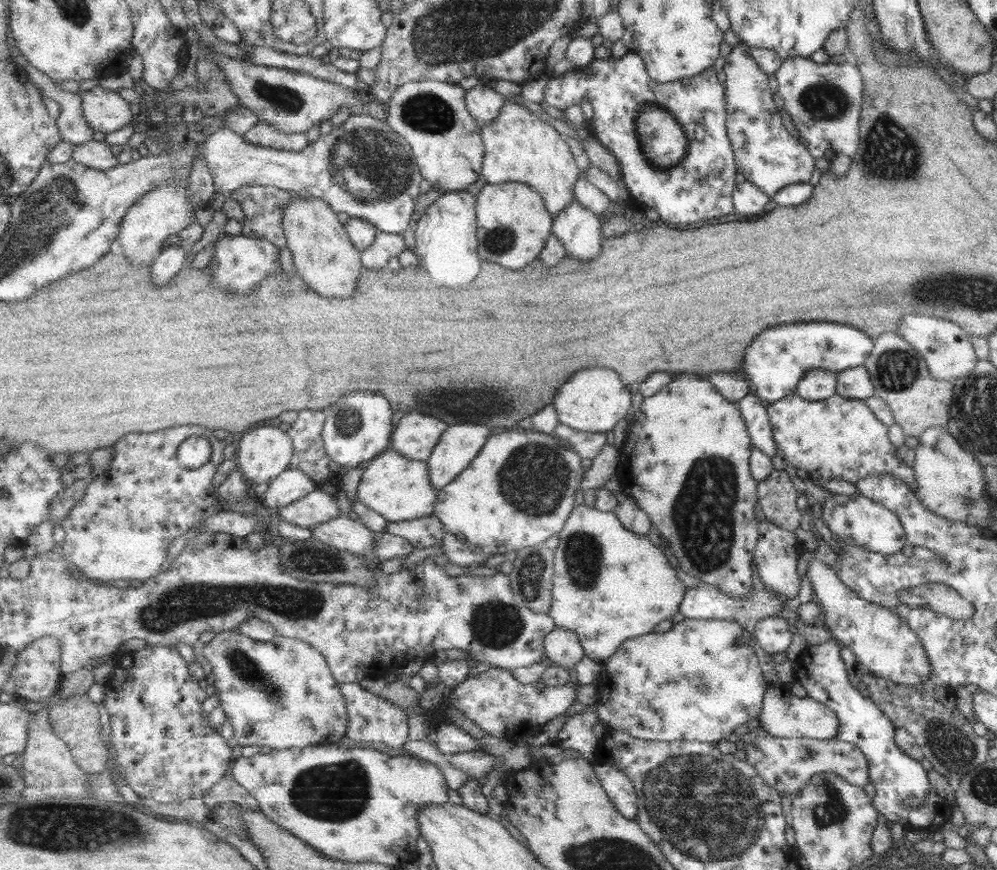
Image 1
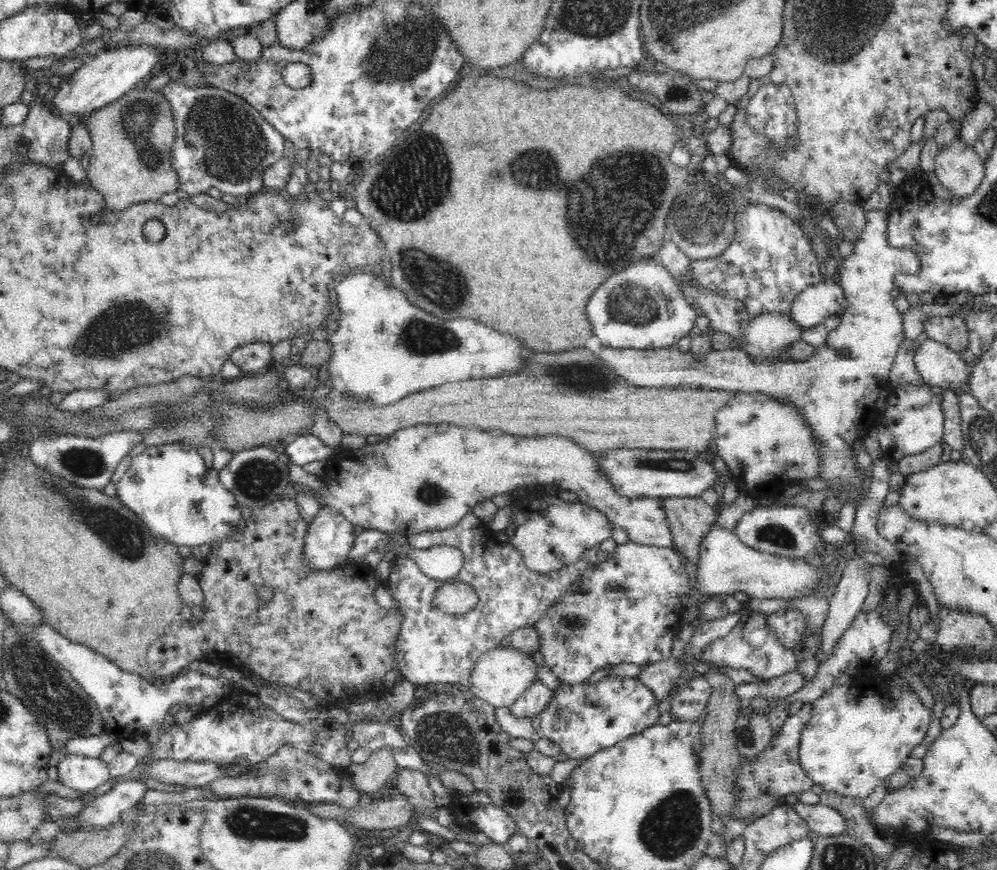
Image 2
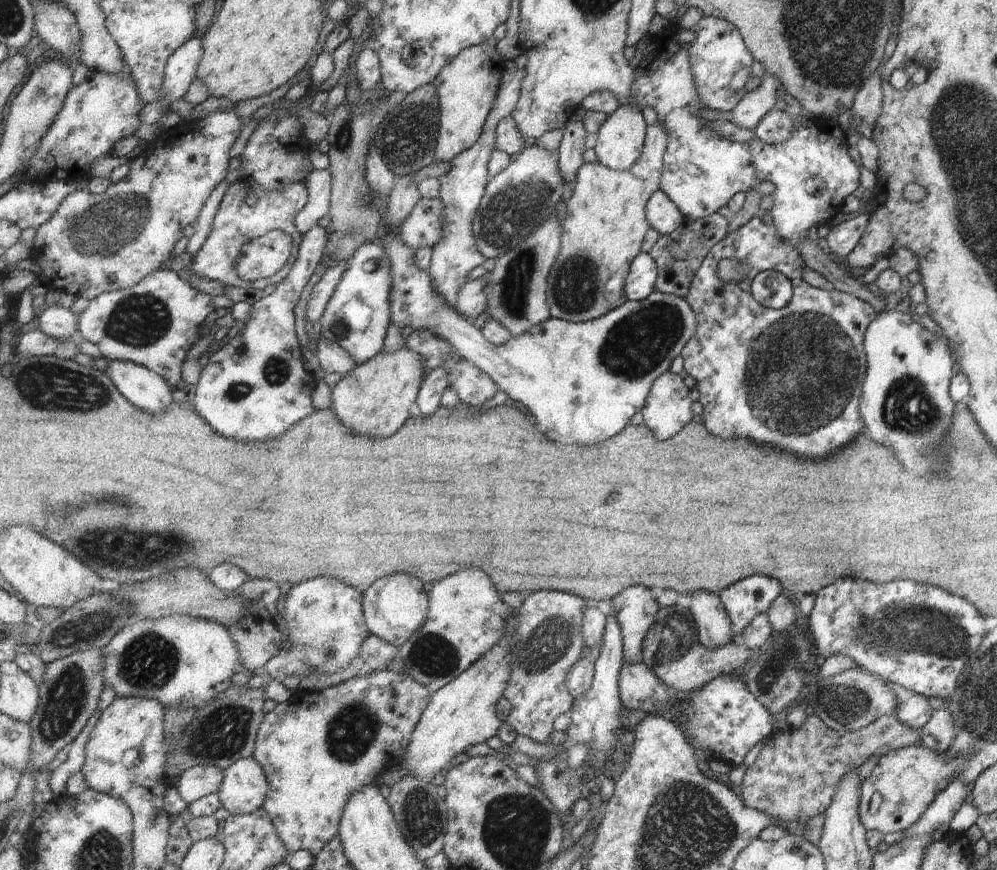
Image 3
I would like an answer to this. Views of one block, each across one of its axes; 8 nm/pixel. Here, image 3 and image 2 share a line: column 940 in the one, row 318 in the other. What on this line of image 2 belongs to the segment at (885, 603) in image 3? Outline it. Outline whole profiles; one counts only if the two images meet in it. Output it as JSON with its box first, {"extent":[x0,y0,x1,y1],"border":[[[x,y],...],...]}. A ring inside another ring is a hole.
{"extent":[588,258,700,350],"border":[[[658,258],[642,260],[628,270],[606,280],[588,302],[588,318],[594,326],[594,336],[610,348],[654,350],[668,348],[688,336],[700,313],[687,301],[676,285],[674,276],[664,269]]]}

